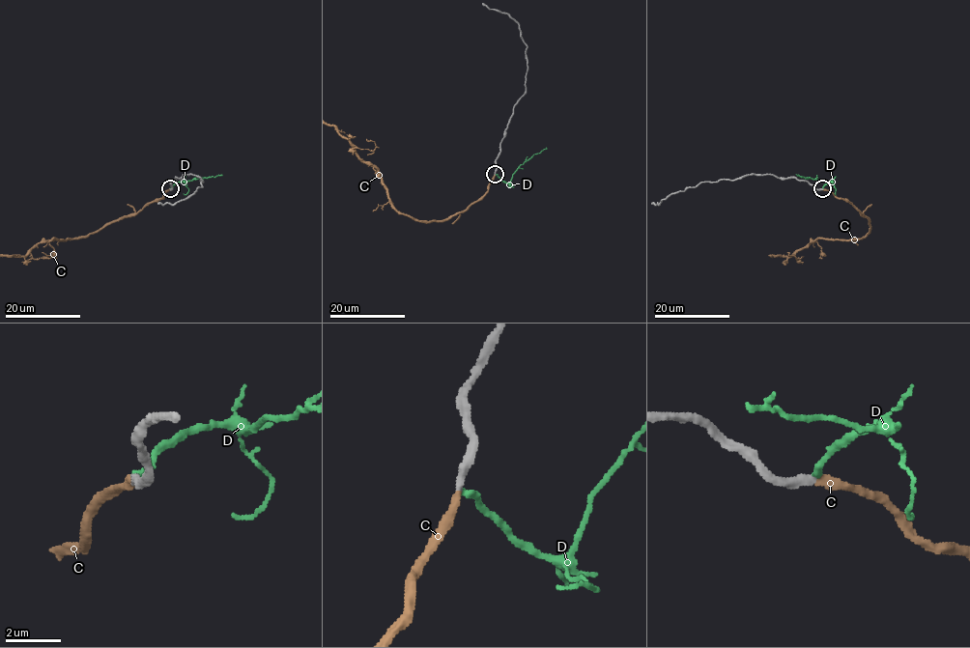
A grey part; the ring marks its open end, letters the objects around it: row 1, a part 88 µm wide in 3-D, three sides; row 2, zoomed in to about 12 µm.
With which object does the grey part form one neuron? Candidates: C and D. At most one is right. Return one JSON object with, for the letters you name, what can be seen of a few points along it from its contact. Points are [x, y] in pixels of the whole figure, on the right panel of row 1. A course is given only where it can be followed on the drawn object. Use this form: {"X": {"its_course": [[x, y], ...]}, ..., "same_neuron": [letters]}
{"C": {"its_course": [[822, 189], [867, 217], [863, 238], [818, 238], [788, 256], [709, 247], [783, 125], [818, 117]]}, "same_neuron": ["C"]}

